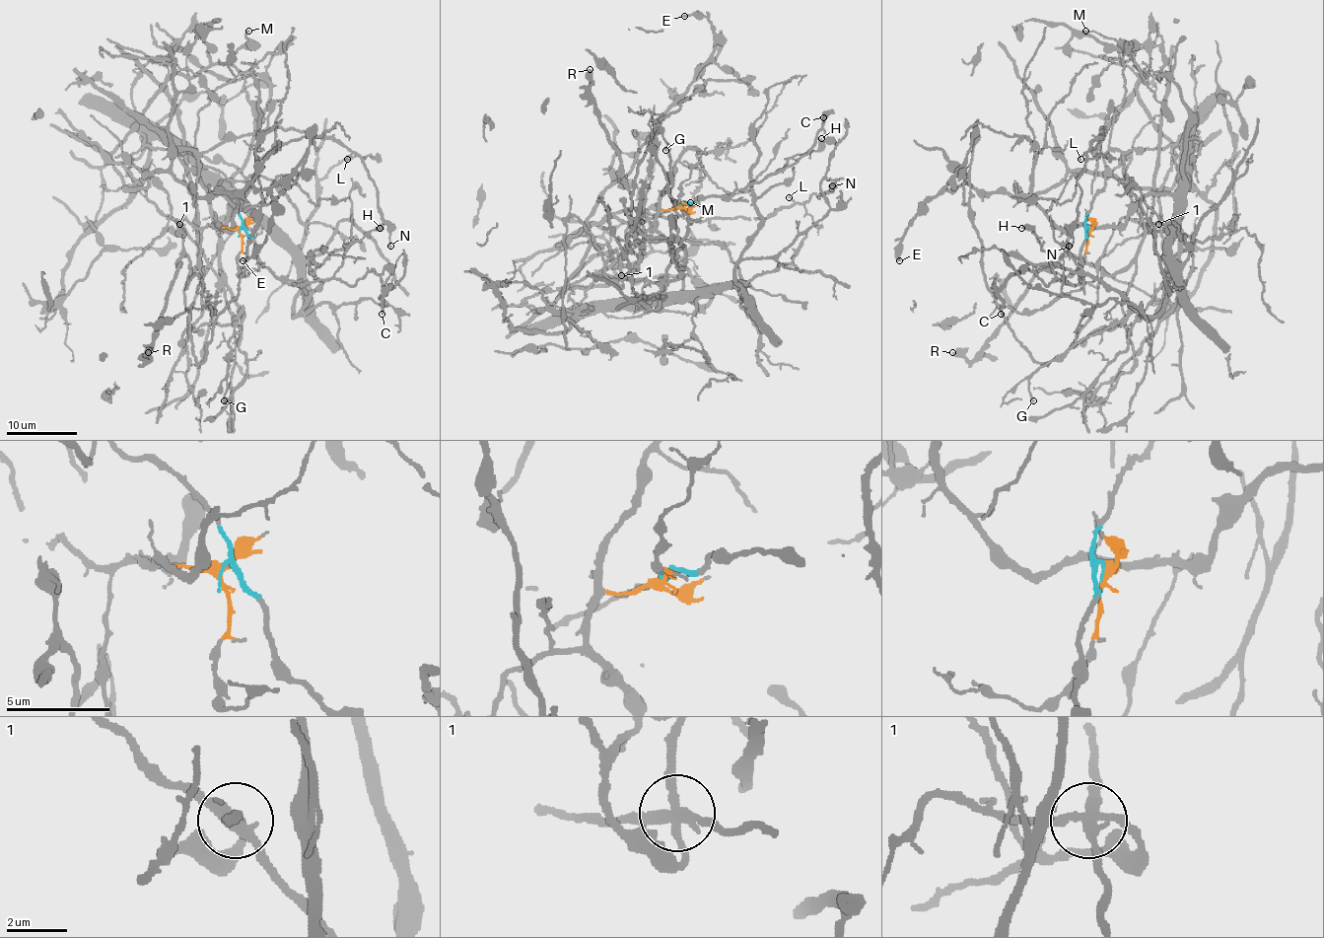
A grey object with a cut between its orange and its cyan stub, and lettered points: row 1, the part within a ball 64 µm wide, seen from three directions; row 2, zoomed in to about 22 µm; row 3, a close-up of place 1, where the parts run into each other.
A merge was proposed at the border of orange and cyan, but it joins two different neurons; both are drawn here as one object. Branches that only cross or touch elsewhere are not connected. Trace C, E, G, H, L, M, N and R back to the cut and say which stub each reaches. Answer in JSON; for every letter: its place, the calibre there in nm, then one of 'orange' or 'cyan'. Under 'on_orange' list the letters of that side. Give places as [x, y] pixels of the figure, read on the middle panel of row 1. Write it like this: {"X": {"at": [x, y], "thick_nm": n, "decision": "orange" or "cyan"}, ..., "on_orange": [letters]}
{"C": {"at": [823, 117], "thick_nm": 190, "decision": "cyan"}, "E": {"at": [684, 16], "thick_nm": 160, "decision": "orange"}, "G": {"at": [665, 150], "thick_nm": 140, "decision": "orange"}, "H": {"at": [821, 138], "thick_nm": 480, "decision": "cyan"}, "L": {"at": [789, 197], "thick_nm": 120, "decision": "cyan"}, "M": {"at": [690, 202], "thick_nm": 140, "decision": "orange"}, "N": {"at": [832, 185], "thick_nm": 180, "decision": "cyan"}, "R": {"at": [590, 69], "thick_nm": 550, "decision": "cyan"}, "on_orange": ["E", "G", "M"]}

